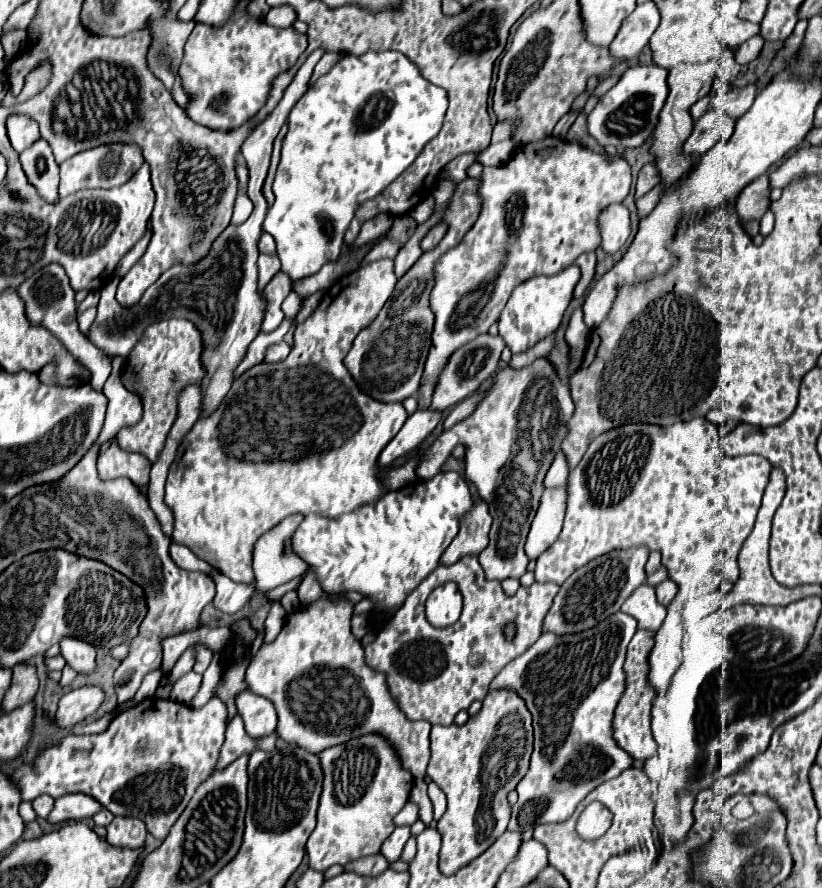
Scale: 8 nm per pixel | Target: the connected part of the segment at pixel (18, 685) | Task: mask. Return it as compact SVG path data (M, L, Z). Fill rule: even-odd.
M20 663L14 669L14 677L12 677L12 685L4 697L4 709L16 709L20 705L24 705L26 701L30 701L36 691L38 691L38 673L34 665L28 663Z

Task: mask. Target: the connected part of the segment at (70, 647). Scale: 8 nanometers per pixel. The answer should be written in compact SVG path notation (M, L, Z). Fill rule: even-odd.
M66 637L60 641L60 653L76 673L94 673L96 671L96 649L86 641Z

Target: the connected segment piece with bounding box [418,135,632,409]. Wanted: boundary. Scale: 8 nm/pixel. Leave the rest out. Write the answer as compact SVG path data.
M546 137L536 143L522 145L514 151L512 159L498 167L484 167L480 175L478 197L482 199L482 209L464 239L448 249L434 265L434 289L430 293L430 309L436 315L432 347L426 359L426 371L418 391L418 407L428 409L436 377L448 361L448 357L464 343L488 333L488 327L498 321L512 289L534 275L556 275L570 267L580 253L596 249L600 245L600 225L596 225L600 213L612 205L622 203L630 193L632 177L630 165L624 159L608 161L606 157L582 147L574 141L564 141L560 137Z

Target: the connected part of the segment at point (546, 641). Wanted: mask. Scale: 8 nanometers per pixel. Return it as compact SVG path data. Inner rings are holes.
M618 611L600 625L574 635L542 633L542 637L520 657L510 661L492 681L490 691L512 689L524 701L534 717L534 753L530 769L518 783L518 801L512 805L510 831L526 831L540 823L566 821L578 803L600 783L620 775L632 765L632 757L612 739L612 715L624 693L624 657L630 639L636 633L636 619Z

